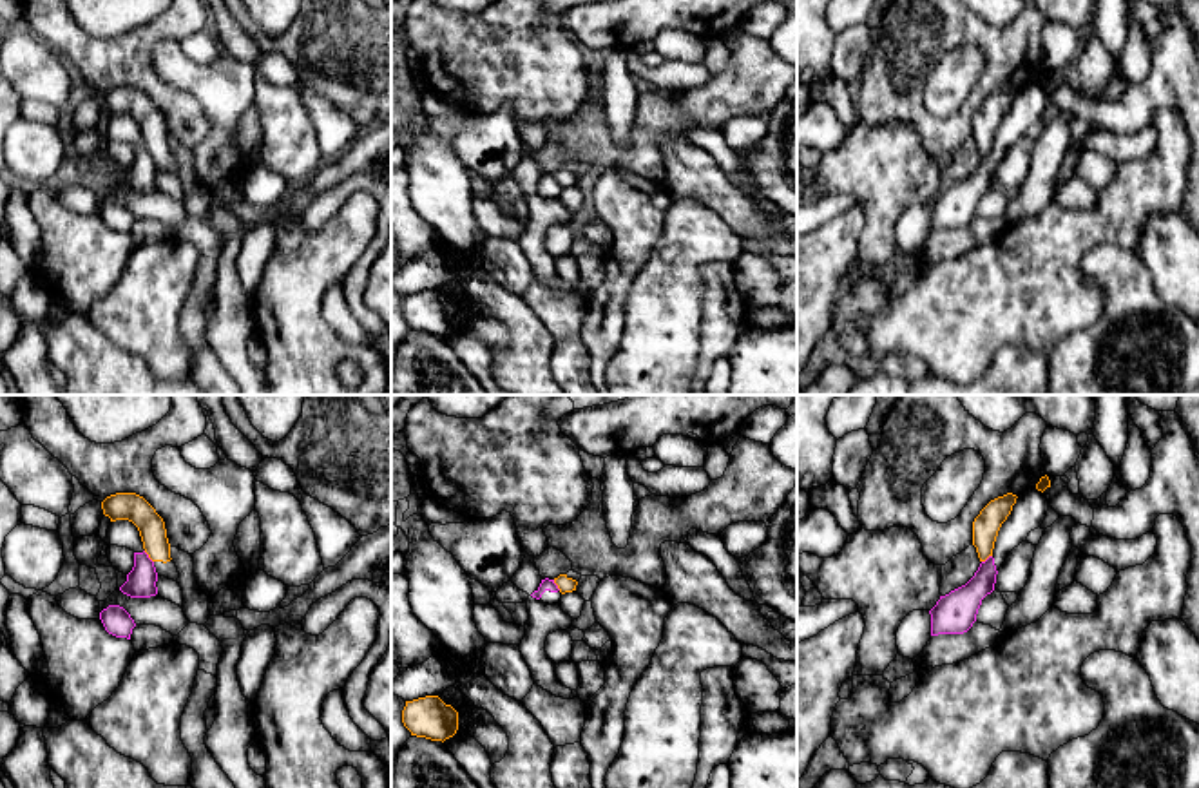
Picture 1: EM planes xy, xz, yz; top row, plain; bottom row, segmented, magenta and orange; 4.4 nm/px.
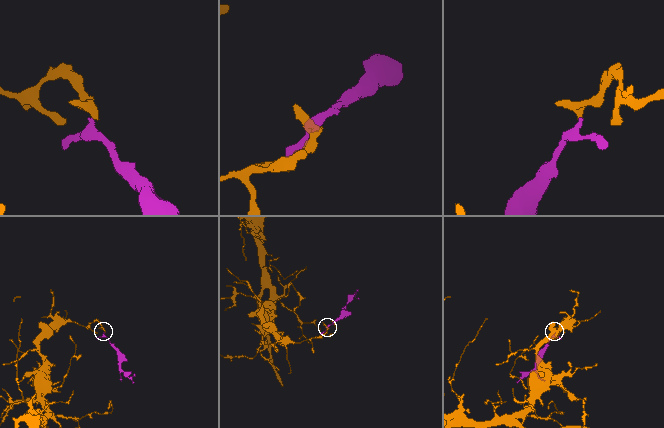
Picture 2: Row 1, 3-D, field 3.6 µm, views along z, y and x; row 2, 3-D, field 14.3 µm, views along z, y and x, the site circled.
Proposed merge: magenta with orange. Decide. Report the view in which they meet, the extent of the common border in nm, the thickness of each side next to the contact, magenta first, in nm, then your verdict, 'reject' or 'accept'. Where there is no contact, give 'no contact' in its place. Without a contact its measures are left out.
contact in xy; length 70 nm; calibres 130 and 130 nm; reject

